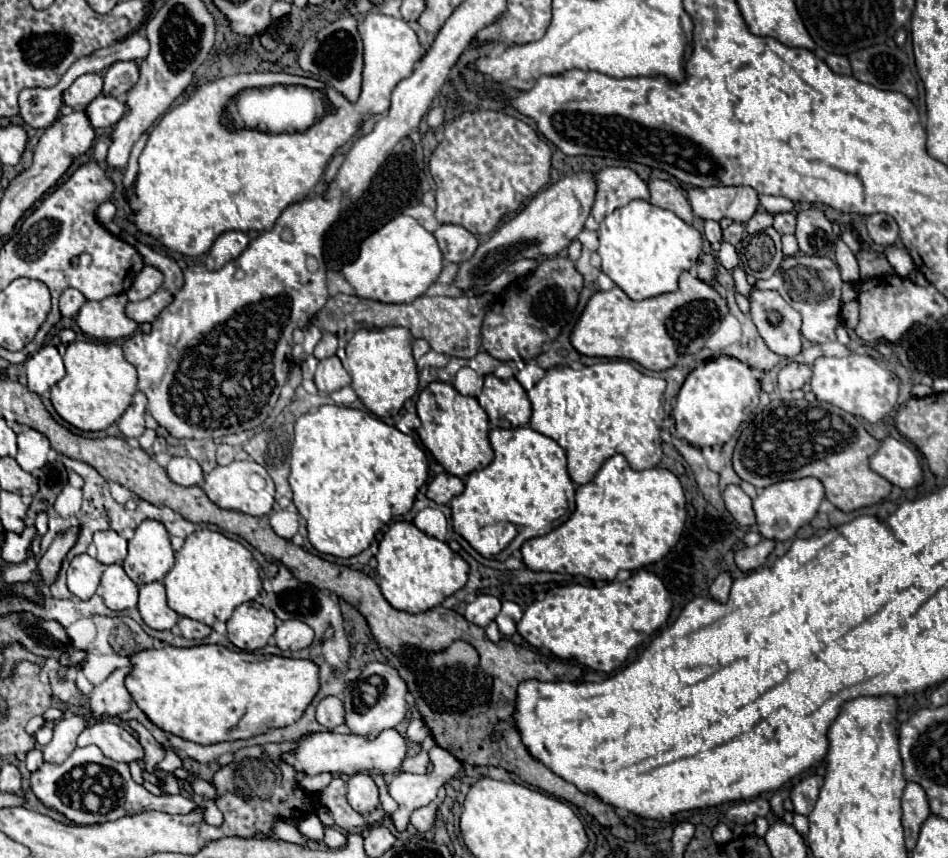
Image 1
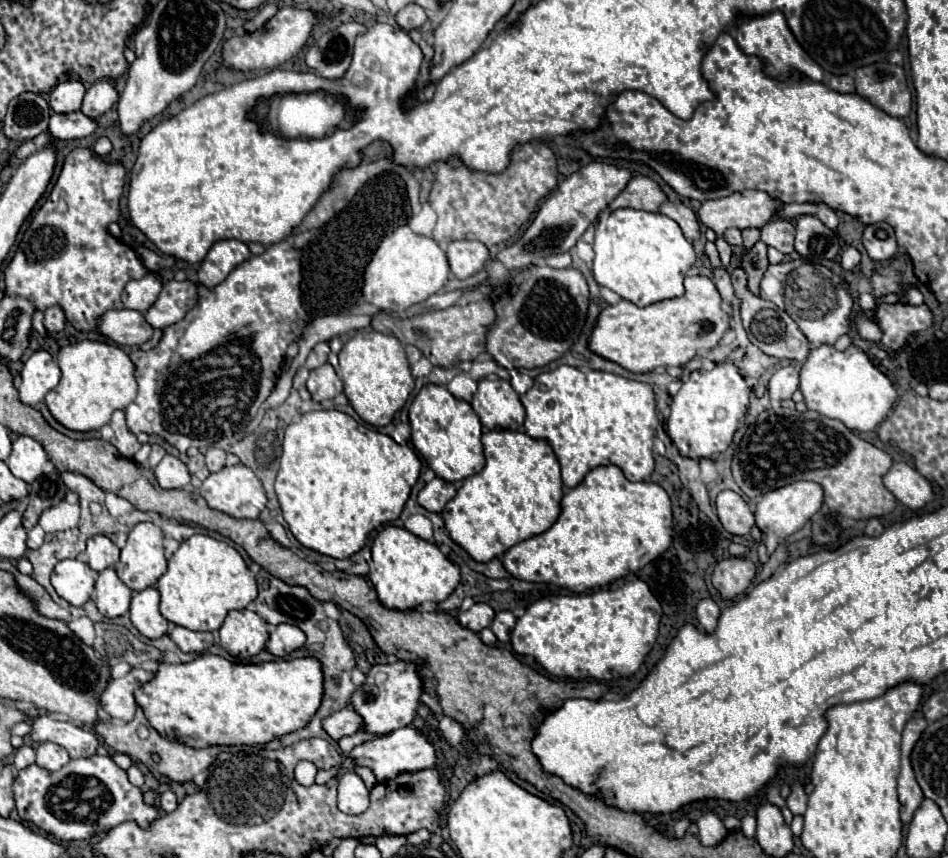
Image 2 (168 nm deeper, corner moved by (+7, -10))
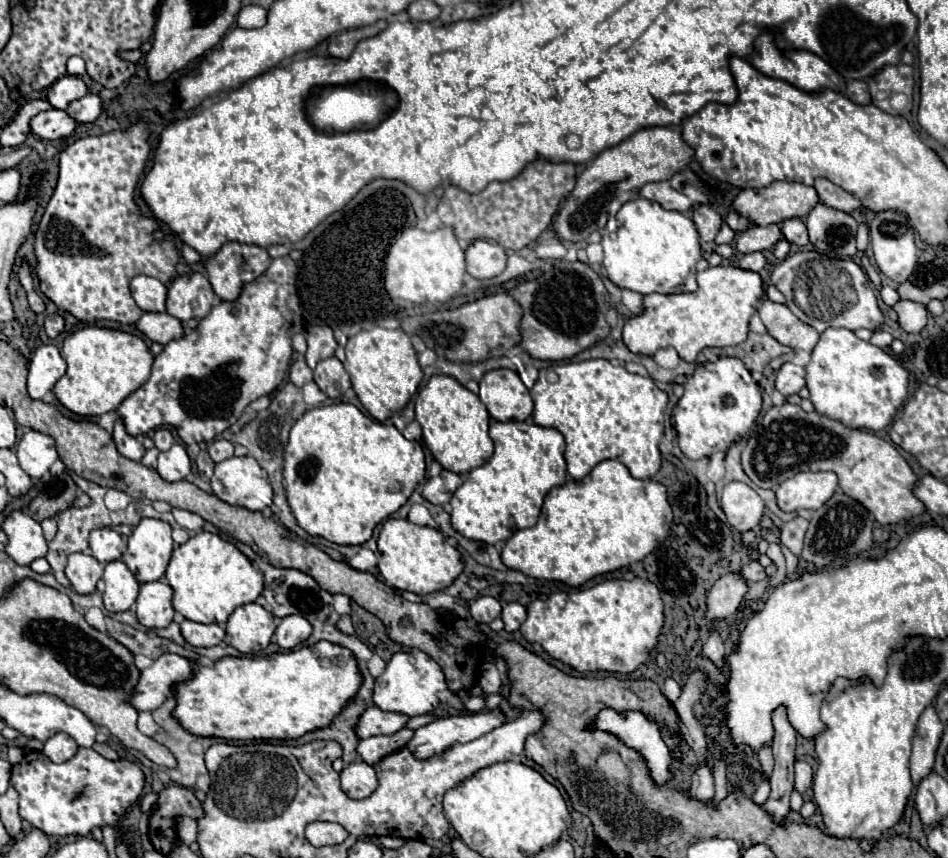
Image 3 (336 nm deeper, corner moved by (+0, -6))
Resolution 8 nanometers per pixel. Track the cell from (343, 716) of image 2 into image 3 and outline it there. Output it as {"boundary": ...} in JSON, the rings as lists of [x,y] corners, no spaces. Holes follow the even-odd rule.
{"boundary":[[[369,706],[363,716],[359,718],[357,734],[359,738],[381,736],[381,734],[395,734],[407,726],[411,716],[397,716],[397,712],[381,712],[377,706]]]}

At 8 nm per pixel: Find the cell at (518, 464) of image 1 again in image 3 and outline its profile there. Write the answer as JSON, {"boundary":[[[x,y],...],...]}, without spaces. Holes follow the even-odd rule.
{"boundary":[[[517,420],[491,422],[489,436],[495,442],[495,452],[483,466],[473,468],[467,474],[465,482],[451,496],[451,506],[453,506],[451,524],[459,534],[471,540],[495,544],[495,542],[505,542],[517,530],[531,528],[537,524],[543,498],[553,486],[559,486],[567,480],[567,468],[565,468],[565,458],[563,458],[565,440],[563,440],[563,434],[555,428],[543,428],[529,420],[527,422],[517,422]]]}

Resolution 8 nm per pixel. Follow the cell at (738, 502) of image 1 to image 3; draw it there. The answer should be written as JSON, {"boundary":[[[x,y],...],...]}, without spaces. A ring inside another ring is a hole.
{"boundary":[[[729,482],[723,488],[721,506],[731,528],[741,534],[755,530],[765,510],[761,496],[743,482]]]}

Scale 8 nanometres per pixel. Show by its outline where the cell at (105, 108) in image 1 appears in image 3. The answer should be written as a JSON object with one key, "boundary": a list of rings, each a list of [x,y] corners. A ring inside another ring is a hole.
{"boundary":[[[51,108],[51,110],[39,112],[37,116],[33,116],[29,126],[31,126],[31,132],[37,134],[39,138],[57,140],[57,138],[69,136],[75,130],[75,120],[69,118],[67,112]]]}

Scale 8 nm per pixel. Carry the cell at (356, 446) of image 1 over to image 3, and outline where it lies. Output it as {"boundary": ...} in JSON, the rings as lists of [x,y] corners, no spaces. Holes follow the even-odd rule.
{"boundary":[[[339,402],[339,404],[327,404],[327,406],[317,406],[317,408],[311,408],[307,410],[291,428],[289,432],[289,444],[285,448],[285,466],[283,466],[283,478],[285,478],[285,484],[287,484],[287,502],[291,506],[291,512],[293,516],[297,518],[299,526],[311,534],[311,536],[321,536],[329,542],[335,542],[335,544],[365,544],[371,534],[373,534],[373,528],[387,516],[395,514],[405,502],[407,498],[411,496],[411,492],[415,490],[415,486],[425,478],[425,454],[423,454],[423,448],[419,442],[411,442],[407,440],[393,424],[383,424],[371,416],[365,416],[359,408],[355,408],[353,404],[345,404],[345,402]]]}

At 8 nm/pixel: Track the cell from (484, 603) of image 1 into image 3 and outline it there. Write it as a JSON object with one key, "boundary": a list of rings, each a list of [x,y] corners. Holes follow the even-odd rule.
{"boundary":[[[479,596],[479,598],[475,598],[475,602],[471,604],[469,610],[477,622],[489,624],[491,620],[495,620],[501,614],[501,604],[493,596]]]}

